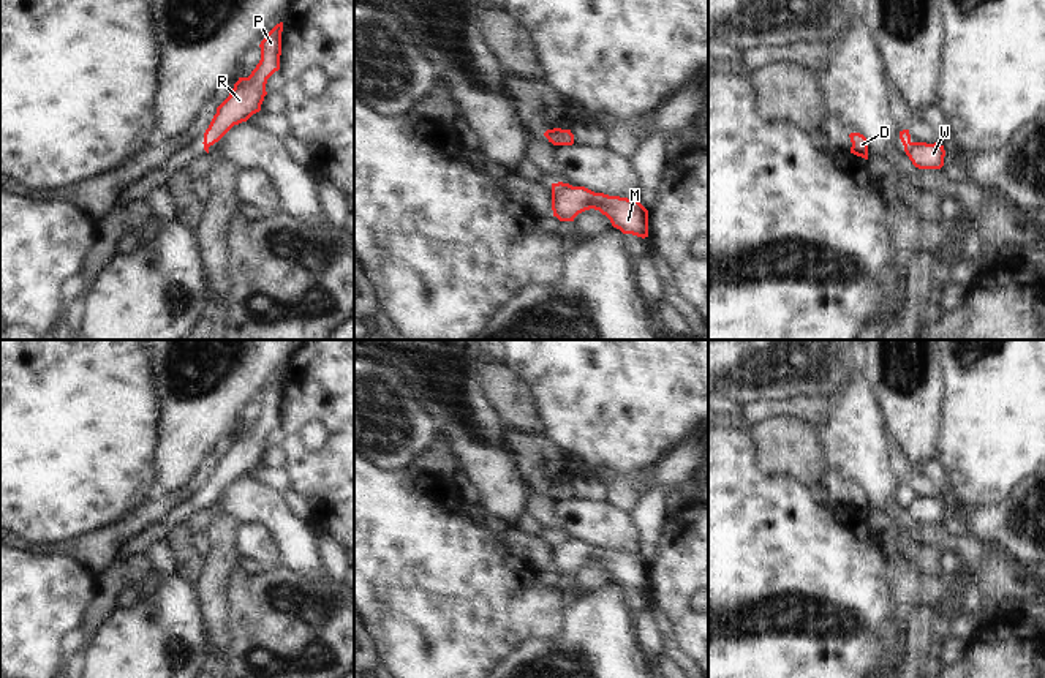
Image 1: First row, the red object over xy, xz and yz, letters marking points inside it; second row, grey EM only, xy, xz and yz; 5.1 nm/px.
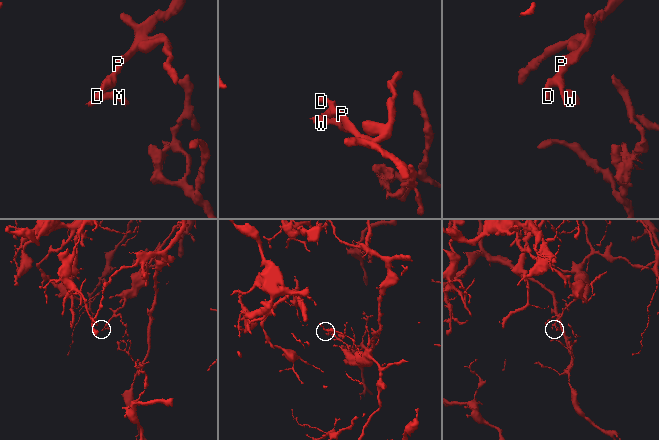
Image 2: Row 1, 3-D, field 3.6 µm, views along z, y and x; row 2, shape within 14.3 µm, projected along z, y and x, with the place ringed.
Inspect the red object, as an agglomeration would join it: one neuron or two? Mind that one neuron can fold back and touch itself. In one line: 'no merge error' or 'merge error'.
merge error

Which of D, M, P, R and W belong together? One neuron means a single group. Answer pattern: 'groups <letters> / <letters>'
groups D P R / M W

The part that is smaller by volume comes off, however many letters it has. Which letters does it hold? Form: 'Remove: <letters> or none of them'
Remove: M, W.

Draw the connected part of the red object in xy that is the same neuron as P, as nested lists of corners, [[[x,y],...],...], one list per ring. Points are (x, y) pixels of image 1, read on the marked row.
[[[283,22],[277,24],[261,41],[261,60],[248,77],[239,77],[229,96],[217,107],[204,133],[204,145],[218,142],[234,125],[247,122],[261,111],[267,79],[280,70]]]

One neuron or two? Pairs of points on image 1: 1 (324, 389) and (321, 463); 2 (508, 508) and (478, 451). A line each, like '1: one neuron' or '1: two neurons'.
1: one neuron
2: one neuron

